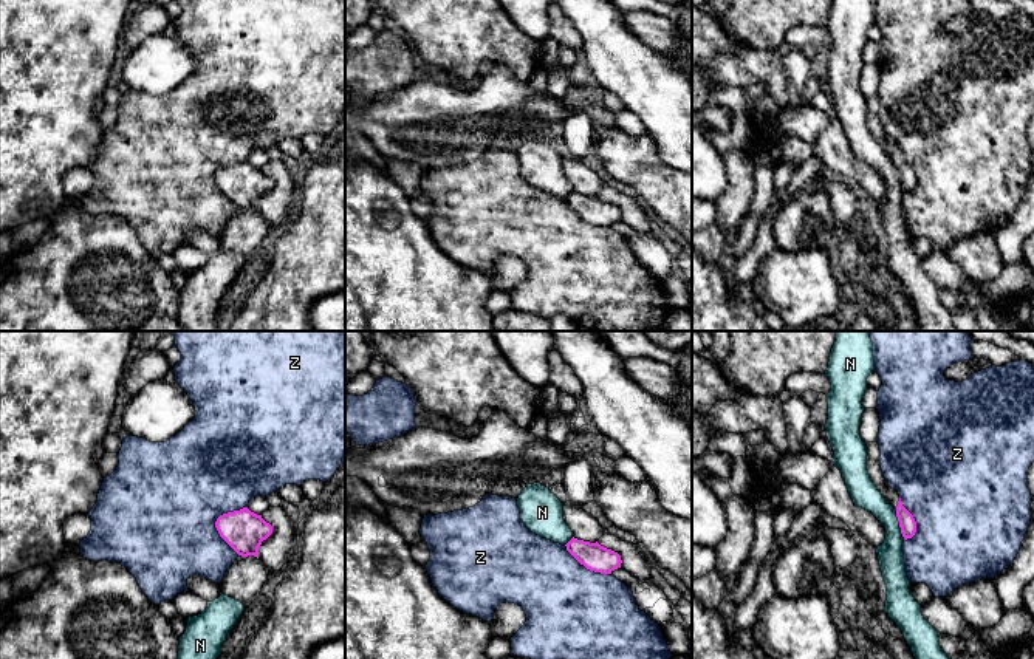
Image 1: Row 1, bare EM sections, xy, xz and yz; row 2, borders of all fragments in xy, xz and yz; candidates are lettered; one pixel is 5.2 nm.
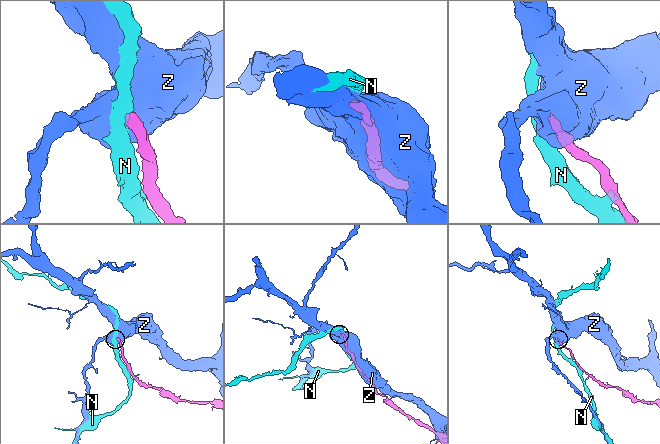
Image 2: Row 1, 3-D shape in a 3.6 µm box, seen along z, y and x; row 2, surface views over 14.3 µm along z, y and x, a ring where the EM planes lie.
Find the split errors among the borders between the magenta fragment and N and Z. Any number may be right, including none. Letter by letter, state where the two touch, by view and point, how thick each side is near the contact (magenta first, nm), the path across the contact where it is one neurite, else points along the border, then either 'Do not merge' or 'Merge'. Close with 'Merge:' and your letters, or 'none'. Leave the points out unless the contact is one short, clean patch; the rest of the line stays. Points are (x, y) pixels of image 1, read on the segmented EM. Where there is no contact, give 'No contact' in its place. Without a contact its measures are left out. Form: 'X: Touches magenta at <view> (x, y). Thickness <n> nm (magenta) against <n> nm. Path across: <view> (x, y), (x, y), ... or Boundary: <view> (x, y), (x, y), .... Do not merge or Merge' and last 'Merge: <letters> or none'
N: Touches magenta at yz (900, 525). Thickness 90 nm (magenta) against 140 nm. Do not merge
Z: Touches magenta at xy (215, 522). Thickness 220 nm (magenta) against 500 nm. Do not merge
Merge: none

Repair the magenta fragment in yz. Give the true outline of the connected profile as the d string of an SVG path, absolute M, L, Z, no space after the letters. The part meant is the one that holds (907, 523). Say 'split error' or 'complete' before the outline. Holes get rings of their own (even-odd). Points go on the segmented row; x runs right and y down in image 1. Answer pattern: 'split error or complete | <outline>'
split error | M867 442L867 470L881 492L881 495L885 498L888 504L892 504L896 509L896 517L899 521L901 534L904 540L912 538L916 532L916 521L913 515L902 506L902 501L896 490L893 490L888 483L885 481L882 470L881 470L881 450L879 444L876 442Z

